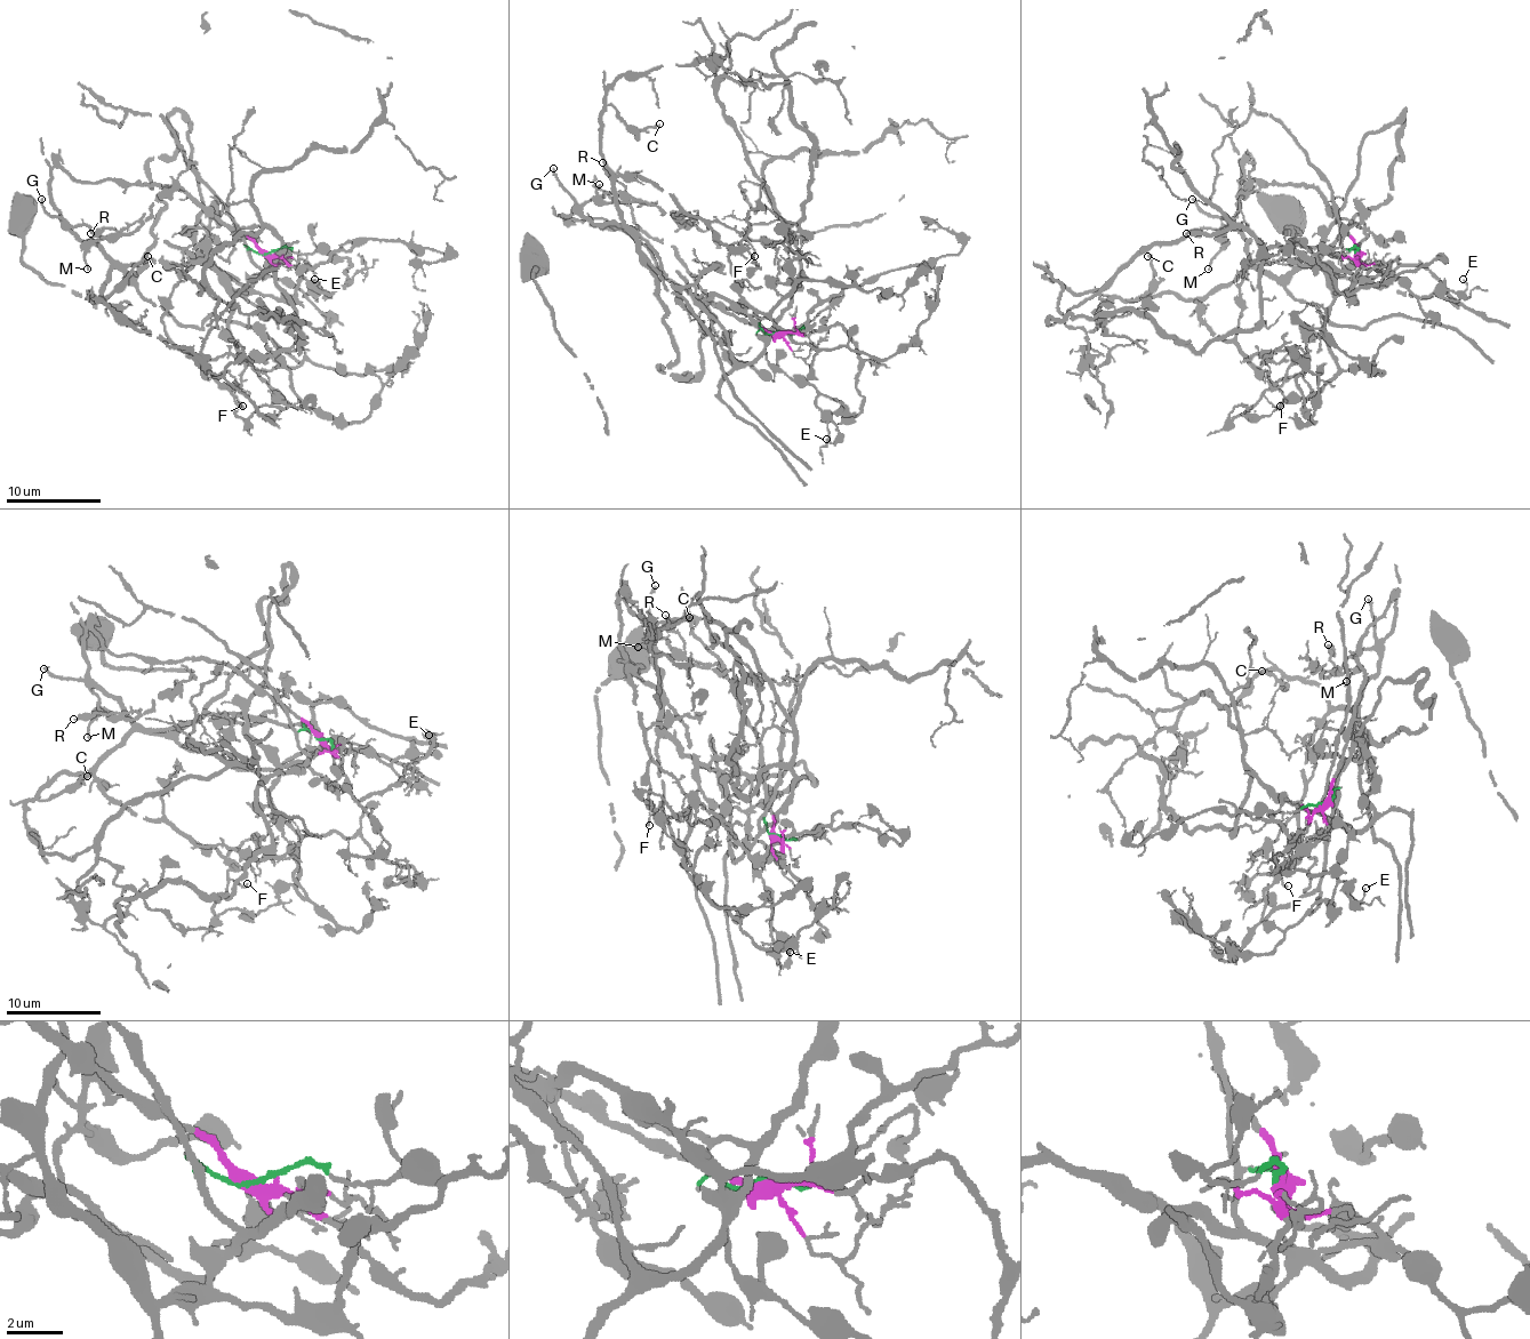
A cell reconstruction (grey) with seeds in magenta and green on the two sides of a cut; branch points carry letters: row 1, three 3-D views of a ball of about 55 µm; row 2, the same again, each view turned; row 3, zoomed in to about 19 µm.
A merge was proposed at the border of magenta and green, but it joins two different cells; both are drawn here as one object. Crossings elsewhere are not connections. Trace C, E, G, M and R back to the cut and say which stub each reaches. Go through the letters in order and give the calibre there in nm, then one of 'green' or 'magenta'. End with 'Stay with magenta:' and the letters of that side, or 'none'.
C: 240 nm thick; magenta
E: 120 nm thick; magenta
G: 200 nm thick; magenta
M: 150 nm thick; magenta
R: 320 nm thick; magenta
Stay with magenta: C, E, G, M, R

